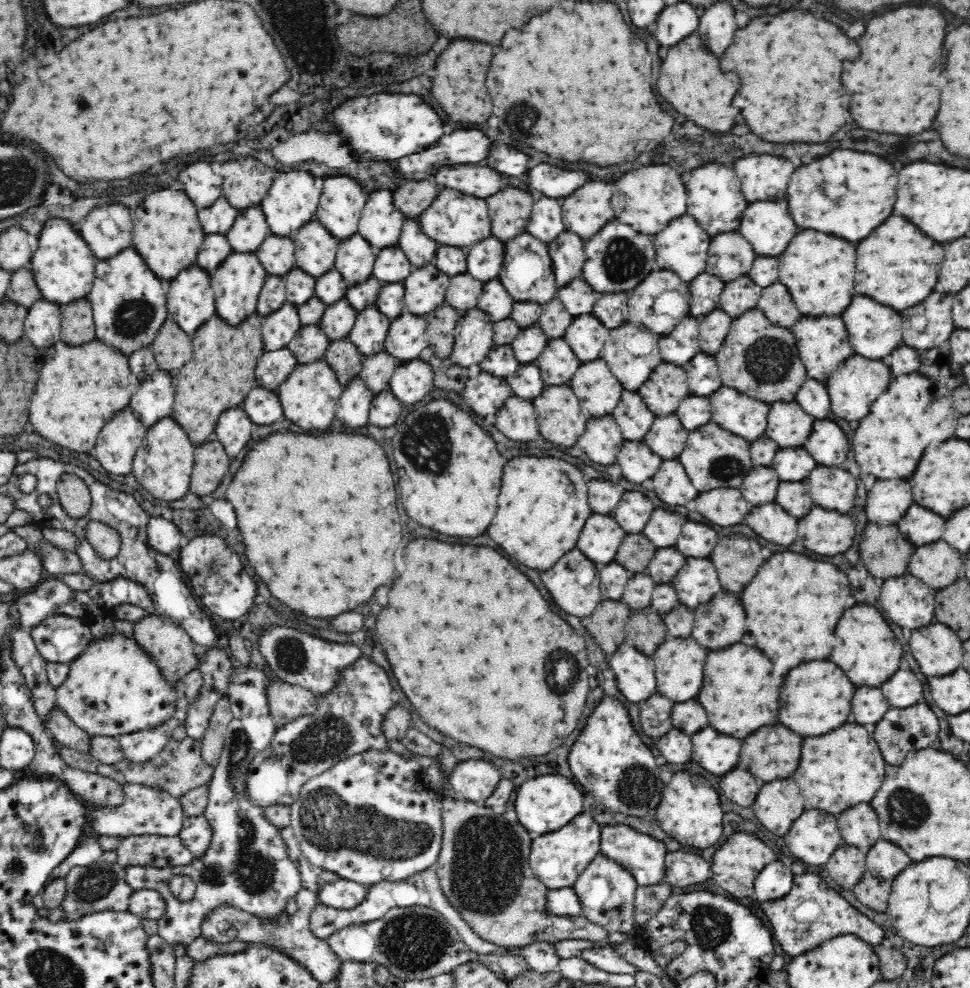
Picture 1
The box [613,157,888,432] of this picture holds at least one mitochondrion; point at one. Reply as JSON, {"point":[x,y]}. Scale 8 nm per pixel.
{"point":[761,358]}

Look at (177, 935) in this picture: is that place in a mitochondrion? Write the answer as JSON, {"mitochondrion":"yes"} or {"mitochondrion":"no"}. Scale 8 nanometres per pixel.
{"mitochondrion":"no"}

